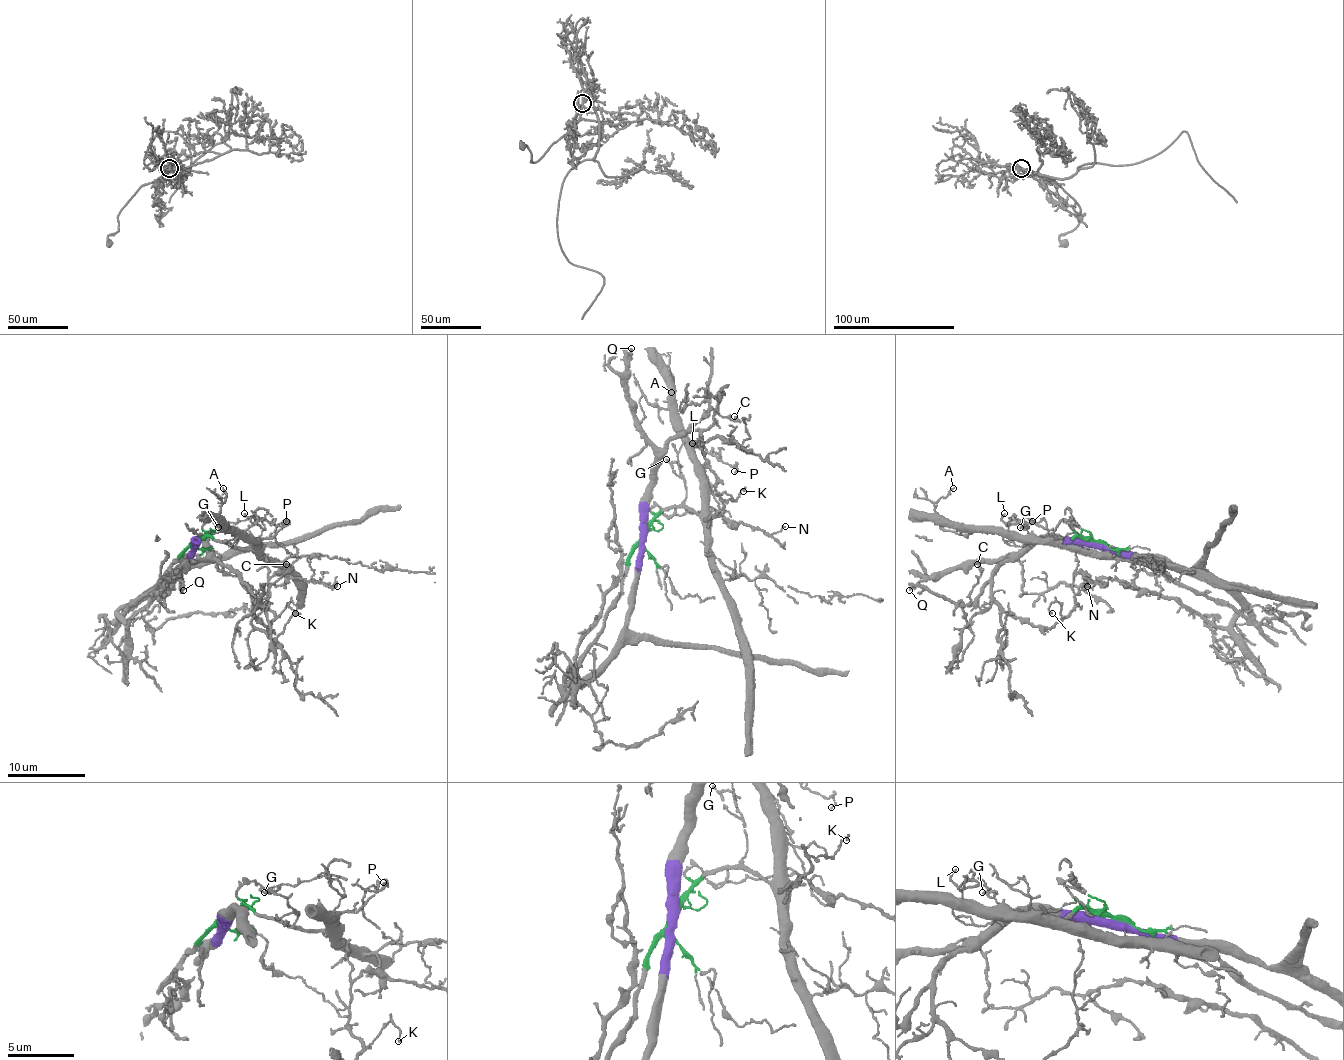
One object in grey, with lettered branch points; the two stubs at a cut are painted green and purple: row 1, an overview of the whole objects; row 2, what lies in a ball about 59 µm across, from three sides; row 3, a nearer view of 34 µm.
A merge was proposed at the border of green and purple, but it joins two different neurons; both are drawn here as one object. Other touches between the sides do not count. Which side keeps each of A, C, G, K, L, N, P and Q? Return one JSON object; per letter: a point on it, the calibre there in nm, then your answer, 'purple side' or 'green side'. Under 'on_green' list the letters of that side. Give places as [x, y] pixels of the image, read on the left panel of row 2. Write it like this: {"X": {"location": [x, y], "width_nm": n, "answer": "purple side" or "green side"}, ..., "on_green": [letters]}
{"A": {"location": [223, 488], "width_nm": 140, "answer": "green side"}, "C": {"location": [286, 564], "width_nm": 150, "answer": "purple side"}, "G": {"location": [218, 527], "width_nm": 120, "answer": "green side"}, "K": {"location": [295, 613], "width_nm": 130, "answer": "purple side"}, "L": {"location": [244, 513], "width_nm": 140, "answer": "green side"}, "N": {"location": [337, 586], "width_nm": 160, "answer": "purple side"}, "P": {"location": [286, 521], "width_nm": 100, "answer": "green side"}, "Q": {"location": [183, 590], "width_nm": 200, "answer": "purple side"}, "on_green": ["A", "G", "L", "P"]}

